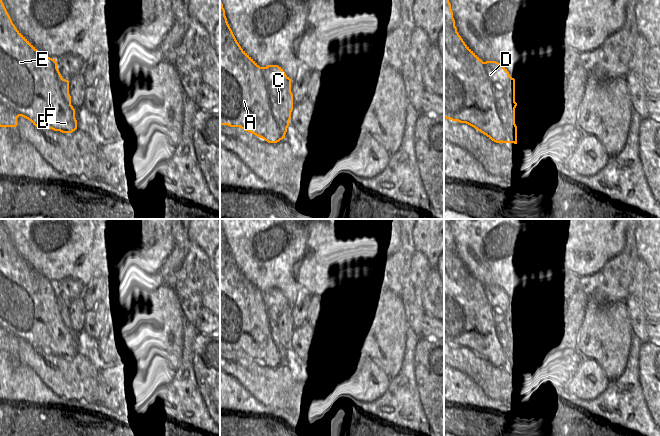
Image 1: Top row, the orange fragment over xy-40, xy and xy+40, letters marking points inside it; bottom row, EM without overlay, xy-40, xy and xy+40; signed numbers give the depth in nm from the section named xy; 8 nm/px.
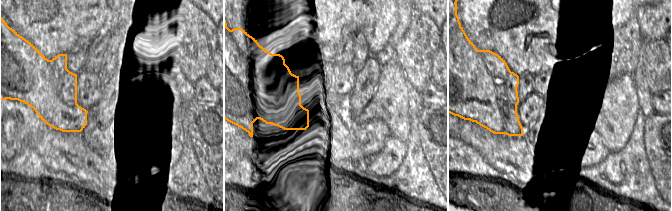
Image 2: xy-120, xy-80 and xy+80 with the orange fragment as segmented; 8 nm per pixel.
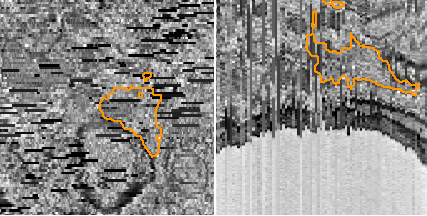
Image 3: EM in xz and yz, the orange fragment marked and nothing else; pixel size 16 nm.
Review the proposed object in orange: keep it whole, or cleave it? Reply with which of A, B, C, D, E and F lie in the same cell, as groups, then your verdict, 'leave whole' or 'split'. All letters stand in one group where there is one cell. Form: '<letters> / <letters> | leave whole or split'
A B C D E F | leave whole

